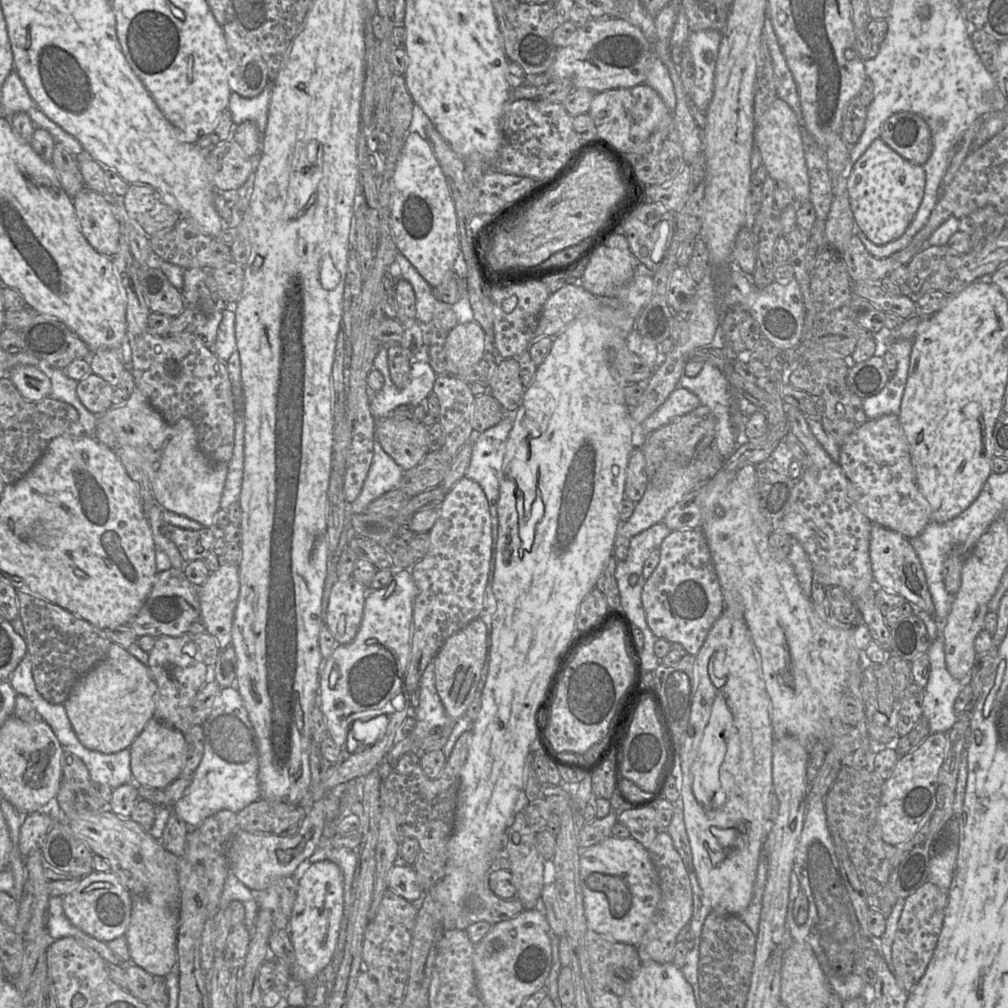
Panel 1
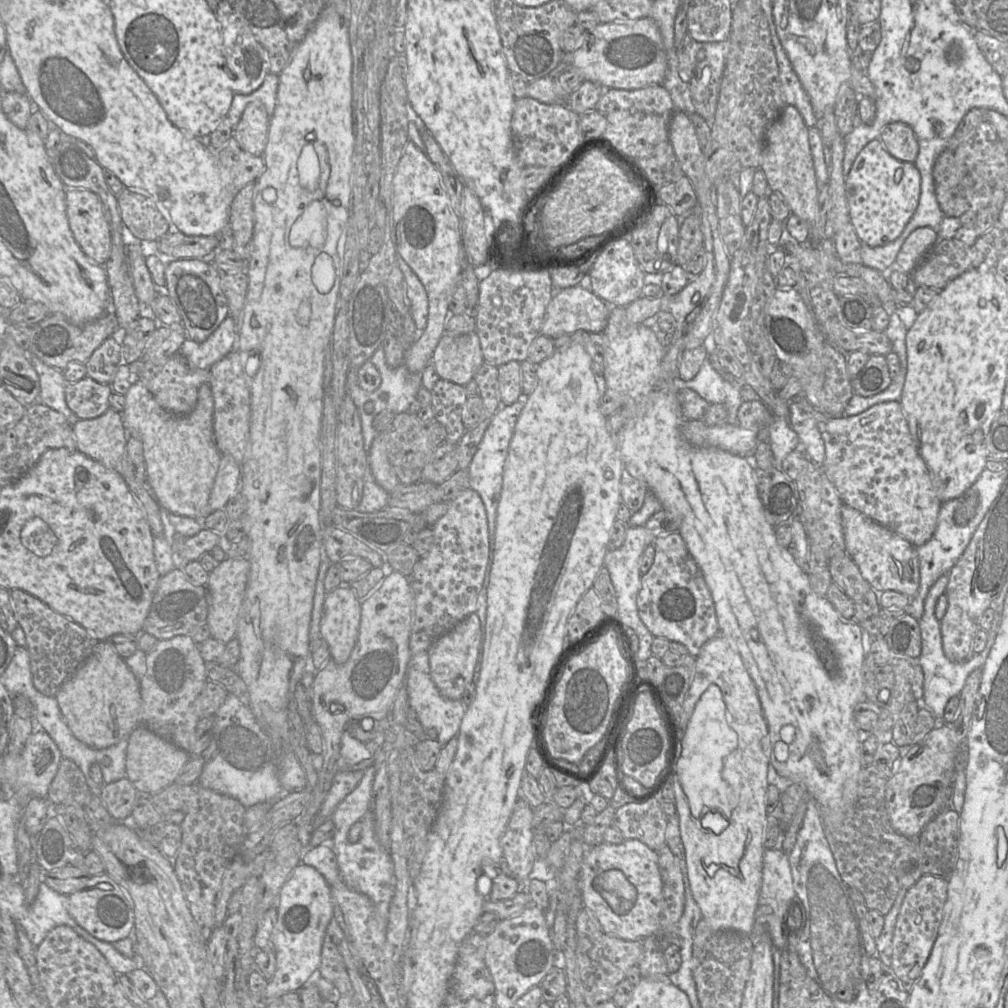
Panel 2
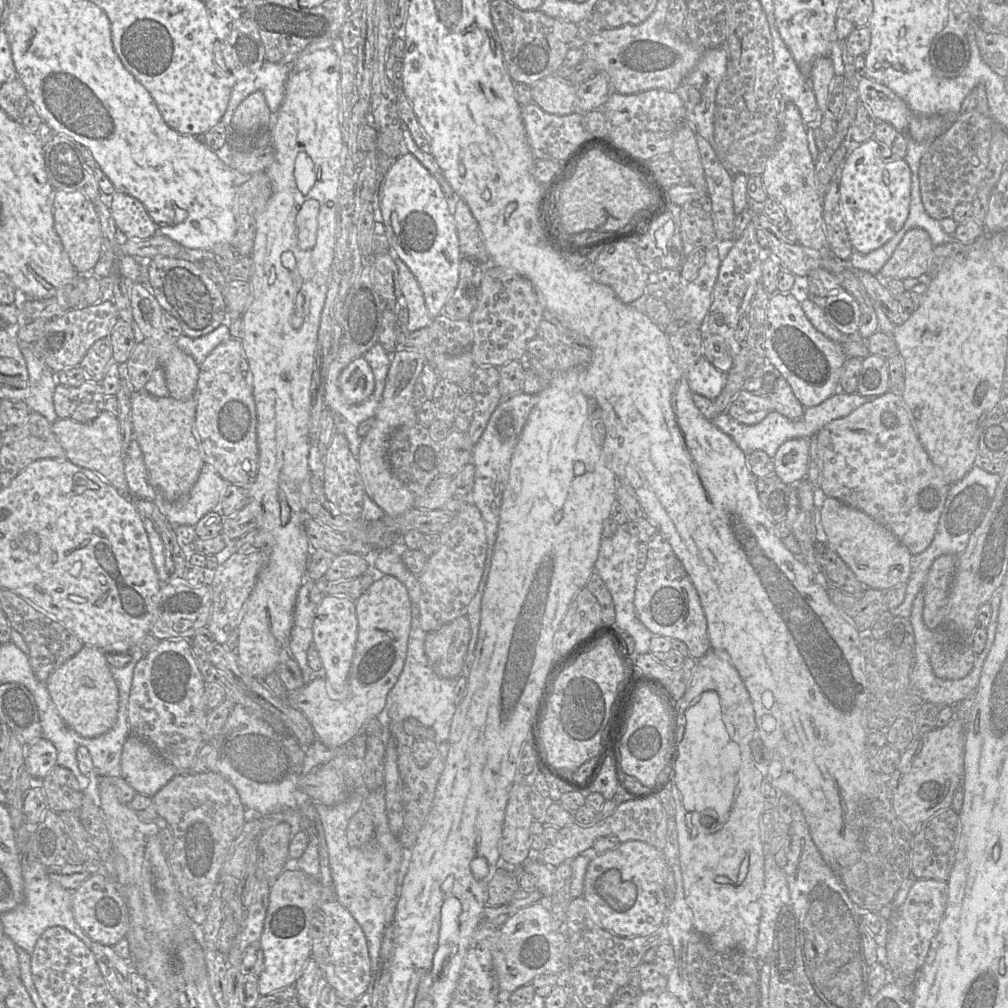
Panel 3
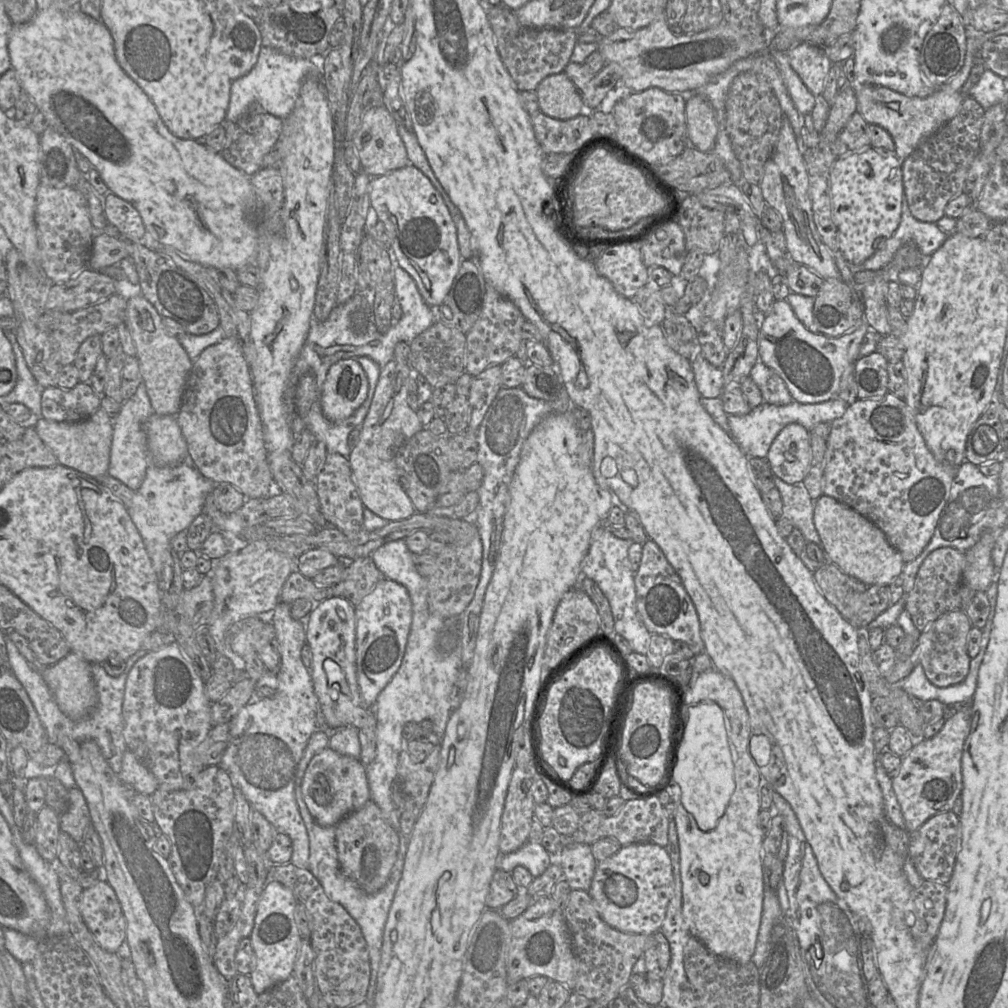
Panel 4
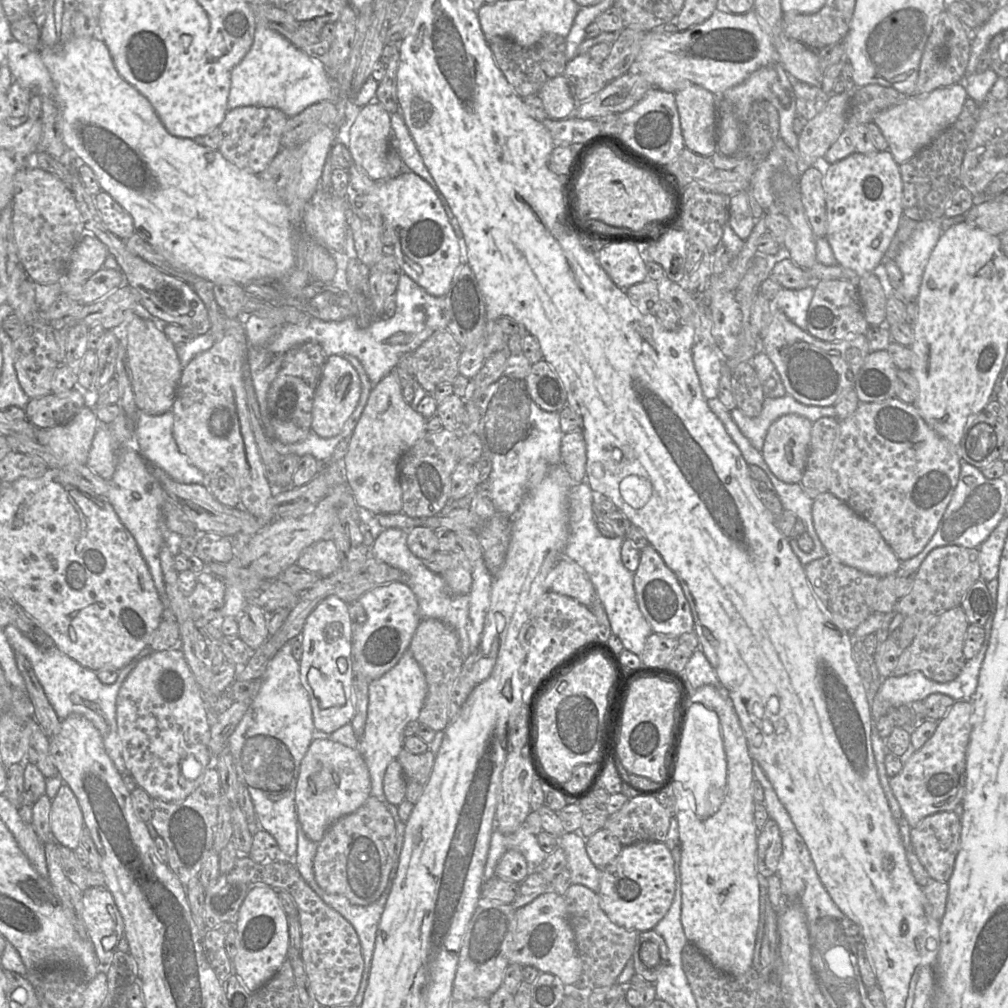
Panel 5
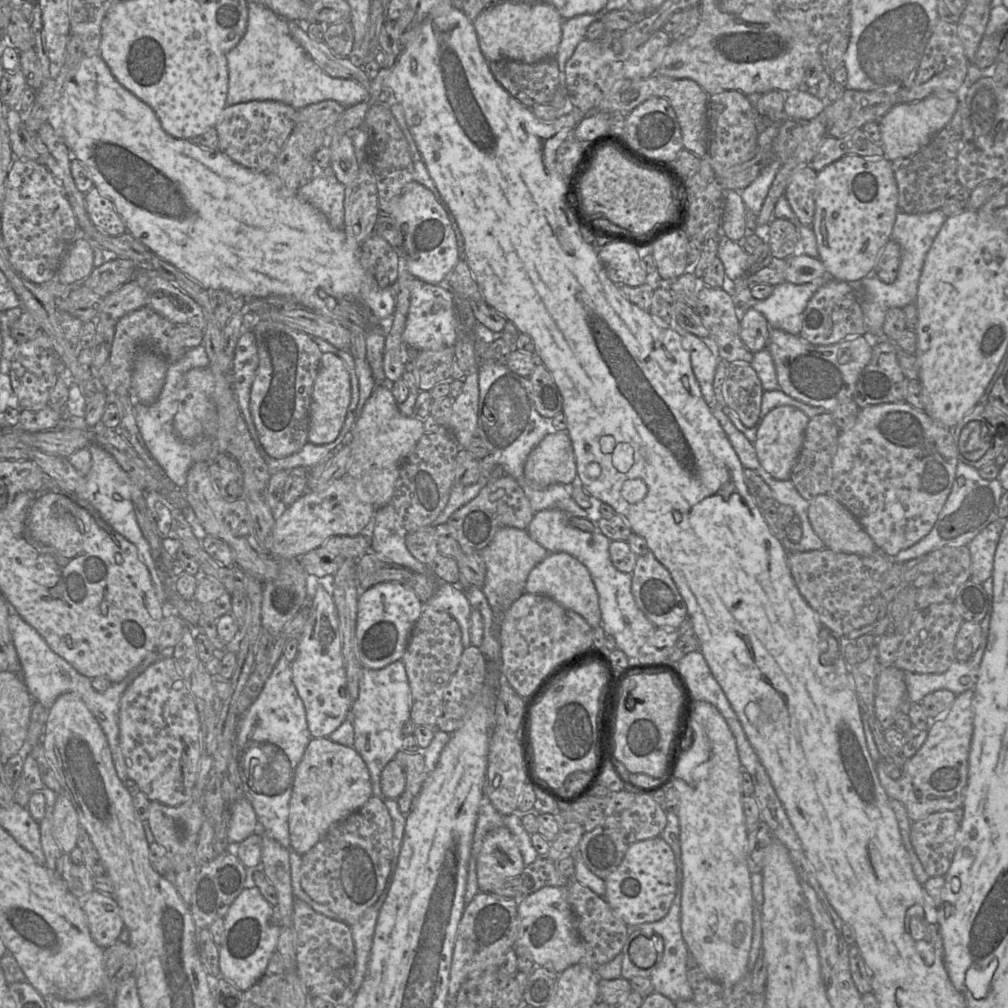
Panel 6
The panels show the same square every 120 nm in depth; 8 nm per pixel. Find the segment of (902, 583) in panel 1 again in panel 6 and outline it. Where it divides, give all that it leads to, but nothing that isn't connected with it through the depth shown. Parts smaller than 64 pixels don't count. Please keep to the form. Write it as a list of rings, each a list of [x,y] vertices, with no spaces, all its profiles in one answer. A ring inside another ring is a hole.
[[[828,493],[812,499],[808,512],[813,530],[830,550],[861,555],[877,551],[855,516]]]

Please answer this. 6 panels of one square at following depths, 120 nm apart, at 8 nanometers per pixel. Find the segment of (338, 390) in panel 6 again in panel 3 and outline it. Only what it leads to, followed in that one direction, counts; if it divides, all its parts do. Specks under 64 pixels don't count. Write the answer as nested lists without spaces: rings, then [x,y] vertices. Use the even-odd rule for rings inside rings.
[[[362,356],[351,361],[340,373],[339,388],[348,403],[363,402],[371,395],[374,386],[372,369]]]

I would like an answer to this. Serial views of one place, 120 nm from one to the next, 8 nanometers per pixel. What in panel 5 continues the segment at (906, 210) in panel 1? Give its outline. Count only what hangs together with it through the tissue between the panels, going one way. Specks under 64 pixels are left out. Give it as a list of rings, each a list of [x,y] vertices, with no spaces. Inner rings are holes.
[[[889,150],[874,153],[853,153],[846,158],[827,164],[824,160],[814,164],[823,175],[827,211],[826,239],[831,246],[837,264],[853,270],[858,277],[873,273],[884,261],[903,216],[903,183],[899,165]]]

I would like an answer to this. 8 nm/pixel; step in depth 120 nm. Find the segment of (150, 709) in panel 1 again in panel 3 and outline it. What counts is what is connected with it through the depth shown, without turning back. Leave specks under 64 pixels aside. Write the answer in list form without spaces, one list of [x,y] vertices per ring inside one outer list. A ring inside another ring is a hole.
[[[84,645],[67,662],[55,669],[45,681],[51,699],[64,722],[84,738],[94,738],[114,725],[119,691],[102,650]]]

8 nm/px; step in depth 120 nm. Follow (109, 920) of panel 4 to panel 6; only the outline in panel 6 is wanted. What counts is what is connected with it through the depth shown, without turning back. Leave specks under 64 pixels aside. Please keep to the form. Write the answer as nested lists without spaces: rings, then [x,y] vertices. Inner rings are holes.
[[[92,891],[82,900],[90,934],[95,943],[105,949],[115,941],[124,928],[121,909],[114,897]]]

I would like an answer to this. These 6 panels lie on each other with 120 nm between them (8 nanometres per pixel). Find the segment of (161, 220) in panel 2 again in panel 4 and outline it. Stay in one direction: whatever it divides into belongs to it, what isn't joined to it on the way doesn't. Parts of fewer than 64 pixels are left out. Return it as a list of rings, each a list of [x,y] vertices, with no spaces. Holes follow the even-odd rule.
[[[109,192],[103,197],[107,221],[116,227],[121,238],[129,242],[143,242],[147,235],[139,212],[127,201]]]

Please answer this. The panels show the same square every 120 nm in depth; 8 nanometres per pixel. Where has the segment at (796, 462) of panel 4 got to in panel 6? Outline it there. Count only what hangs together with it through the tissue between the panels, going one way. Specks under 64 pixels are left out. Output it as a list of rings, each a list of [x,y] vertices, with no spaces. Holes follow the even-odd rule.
[[[794,406],[776,407],[762,420],[757,430],[754,448],[760,464],[774,479],[790,479],[809,420],[804,412]]]

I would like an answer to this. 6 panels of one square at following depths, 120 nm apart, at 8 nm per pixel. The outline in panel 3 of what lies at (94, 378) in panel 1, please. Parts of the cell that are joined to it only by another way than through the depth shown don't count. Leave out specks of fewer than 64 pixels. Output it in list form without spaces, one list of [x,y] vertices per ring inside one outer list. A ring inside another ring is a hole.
[[[84,381],[79,386],[57,384],[53,404],[58,418],[90,422],[103,410],[105,394],[100,383]]]

